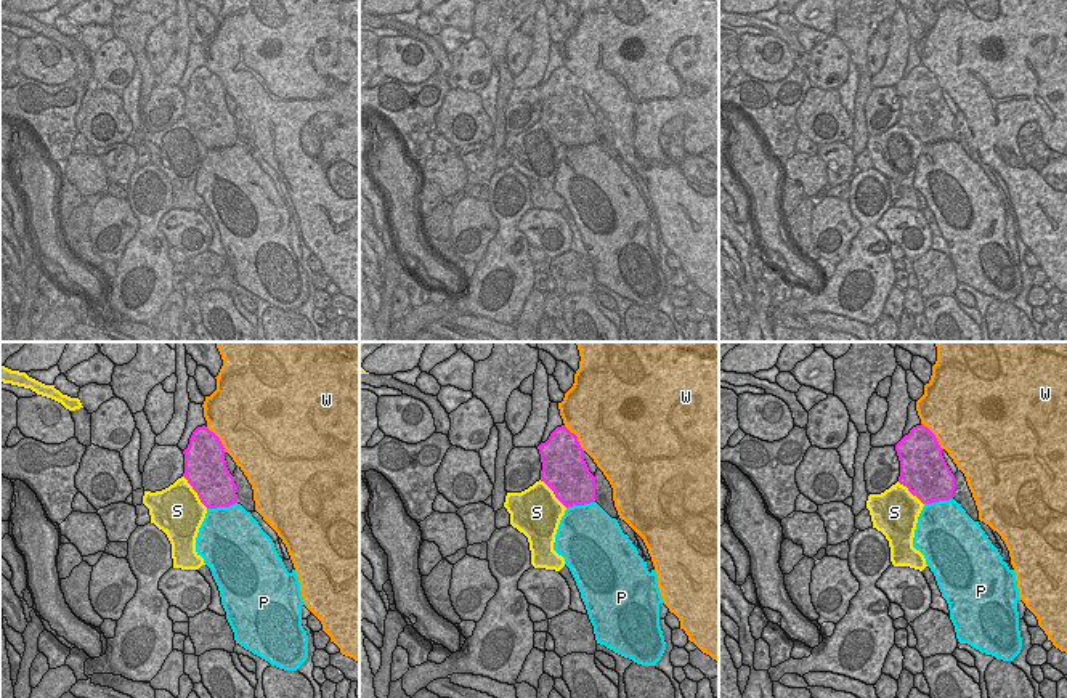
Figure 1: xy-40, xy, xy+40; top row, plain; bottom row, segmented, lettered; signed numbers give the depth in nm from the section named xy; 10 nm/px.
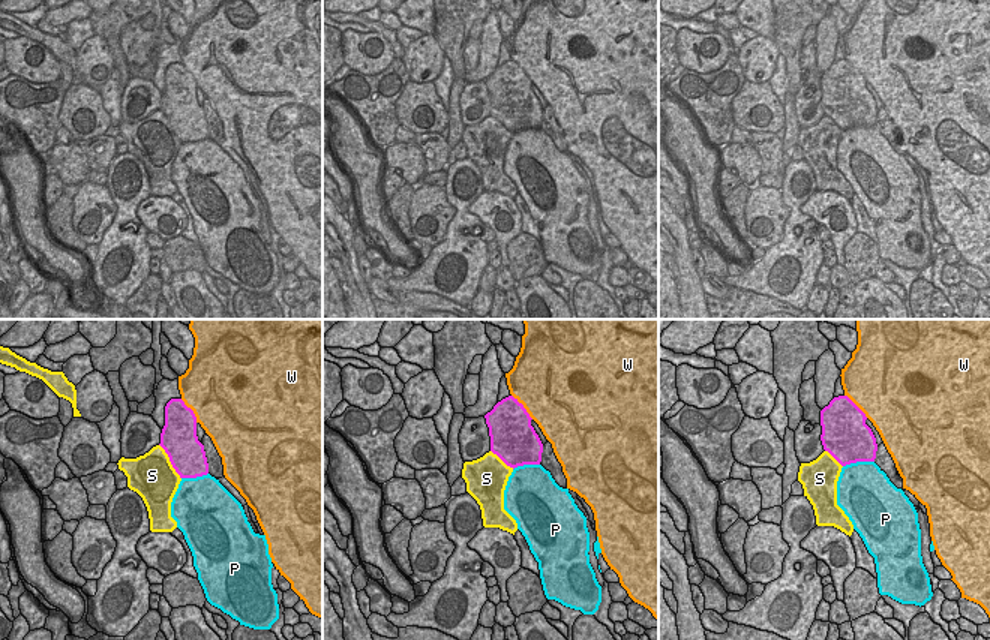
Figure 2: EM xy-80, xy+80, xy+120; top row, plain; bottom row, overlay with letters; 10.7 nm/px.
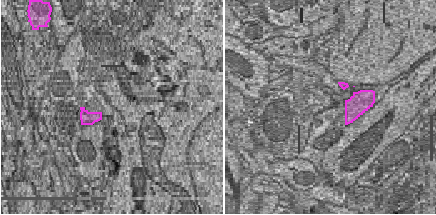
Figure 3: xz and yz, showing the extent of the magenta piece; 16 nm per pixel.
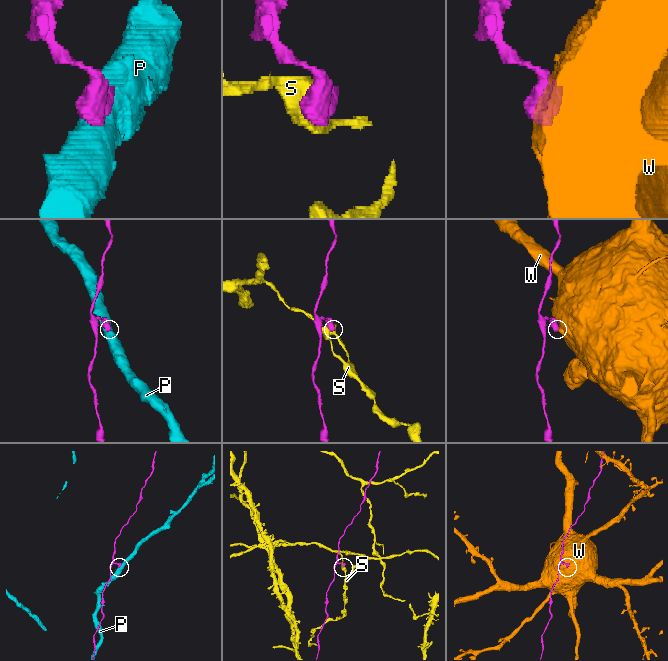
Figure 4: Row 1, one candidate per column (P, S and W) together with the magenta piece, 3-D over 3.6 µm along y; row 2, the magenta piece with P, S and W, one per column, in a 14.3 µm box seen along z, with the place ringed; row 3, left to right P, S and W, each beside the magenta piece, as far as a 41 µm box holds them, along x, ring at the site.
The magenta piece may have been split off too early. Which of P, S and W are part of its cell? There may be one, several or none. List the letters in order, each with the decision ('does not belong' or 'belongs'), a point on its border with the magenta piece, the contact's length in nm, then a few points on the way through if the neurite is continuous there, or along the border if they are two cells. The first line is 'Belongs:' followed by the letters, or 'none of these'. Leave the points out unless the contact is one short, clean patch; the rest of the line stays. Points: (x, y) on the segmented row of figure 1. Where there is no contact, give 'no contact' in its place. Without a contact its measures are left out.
Belongs: none of these
P: does not belong | xy-40 (222, 506) | 320 nm
S: does not belong | xy-40 (194, 490) | 420 nm
W: does not belong | xy+40 (934, 435) | 340 nm

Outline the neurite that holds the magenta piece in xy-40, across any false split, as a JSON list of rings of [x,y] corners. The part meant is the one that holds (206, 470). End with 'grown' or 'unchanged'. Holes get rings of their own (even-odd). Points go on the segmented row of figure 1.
[[[205,425],[197,427],[185,454],[183,477],[207,509],[229,507],[237,502],[234,477],[225,461],[220,438]]]; unchanged

